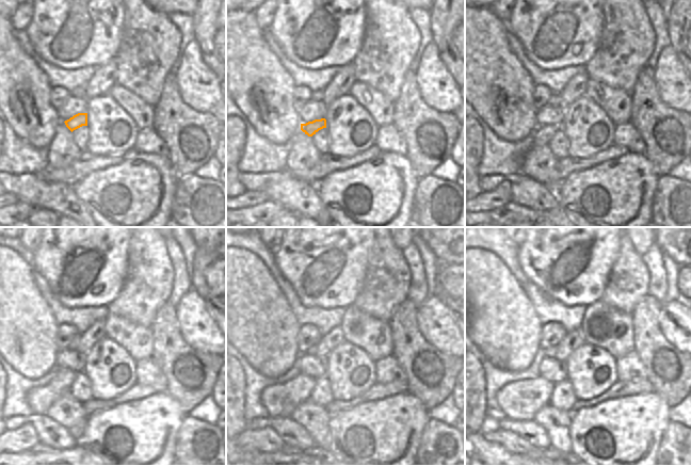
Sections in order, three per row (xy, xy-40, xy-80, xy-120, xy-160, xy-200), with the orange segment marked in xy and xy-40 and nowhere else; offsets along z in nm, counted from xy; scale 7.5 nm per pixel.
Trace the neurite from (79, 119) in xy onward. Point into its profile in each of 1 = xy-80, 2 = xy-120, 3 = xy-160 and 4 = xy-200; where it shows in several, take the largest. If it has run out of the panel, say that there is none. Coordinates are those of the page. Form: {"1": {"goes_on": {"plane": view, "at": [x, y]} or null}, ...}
{"1": {"goes_on": {"plane": "xy-80", "at": [543, 133]}}, "2": {"goes_on": {"plane": "xy-120", "at": [41, 398]}}, "3": {"goes_on": {"plane": "xy-160", "at": [279, 400]}}, "4": {"goes_on": {"plane": "xy-200", "at": [521, 400]}}}

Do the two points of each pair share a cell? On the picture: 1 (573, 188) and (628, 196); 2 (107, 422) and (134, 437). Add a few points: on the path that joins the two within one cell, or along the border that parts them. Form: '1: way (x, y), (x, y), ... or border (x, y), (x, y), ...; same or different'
1: way (587, 188), (590, 185), (600, 183), (614, 196); same
2: way (114, 424), (122, 424), (129, 430); same

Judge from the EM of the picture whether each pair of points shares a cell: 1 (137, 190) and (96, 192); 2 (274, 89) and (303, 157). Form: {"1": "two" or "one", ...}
{"1": "one", "2": "two"}

